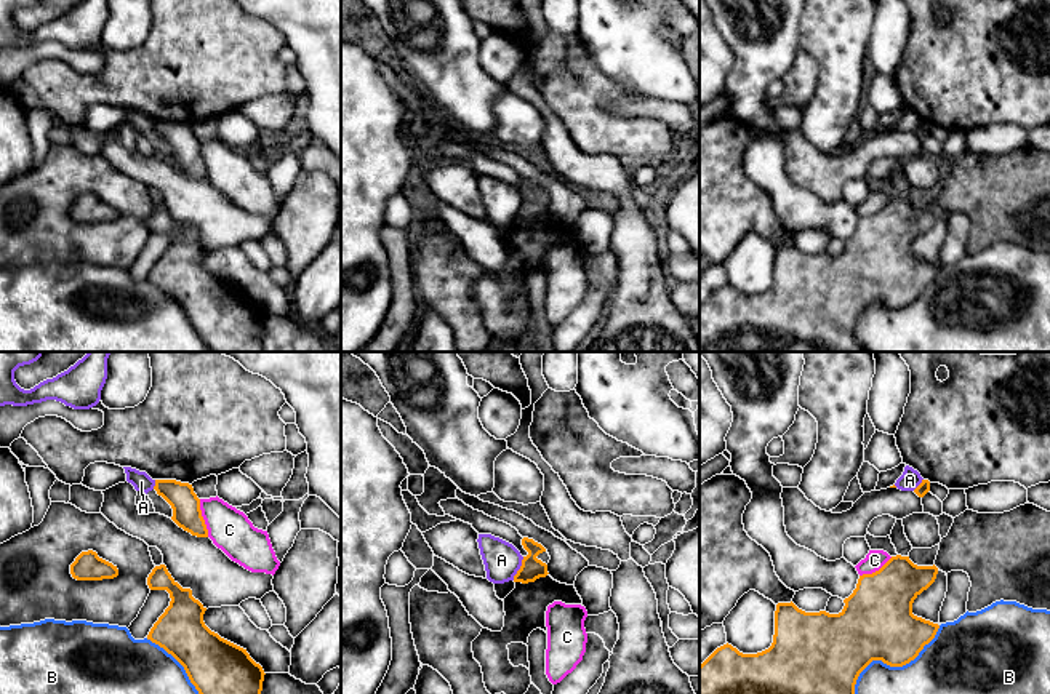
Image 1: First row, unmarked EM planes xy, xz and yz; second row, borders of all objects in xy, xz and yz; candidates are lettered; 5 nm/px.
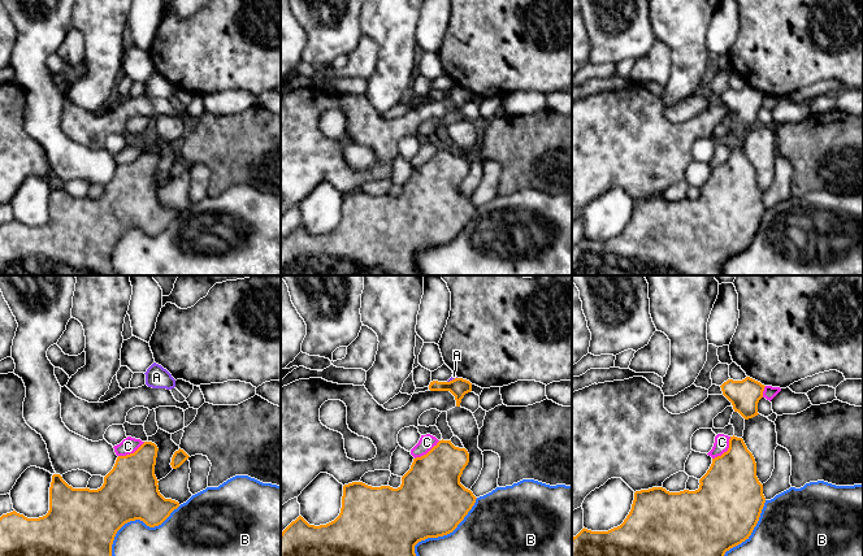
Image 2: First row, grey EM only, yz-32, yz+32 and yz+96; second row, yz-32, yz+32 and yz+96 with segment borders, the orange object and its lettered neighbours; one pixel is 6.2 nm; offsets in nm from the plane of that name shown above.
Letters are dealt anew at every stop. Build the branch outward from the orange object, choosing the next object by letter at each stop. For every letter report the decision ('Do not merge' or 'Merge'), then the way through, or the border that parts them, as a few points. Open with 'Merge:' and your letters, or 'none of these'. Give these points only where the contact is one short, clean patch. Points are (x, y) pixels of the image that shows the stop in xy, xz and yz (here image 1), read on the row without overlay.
Merge: none of these
A: Do not merge. Boundary: xz (524, 199), (512, 221)
B: Do not merge
C: Do not merge

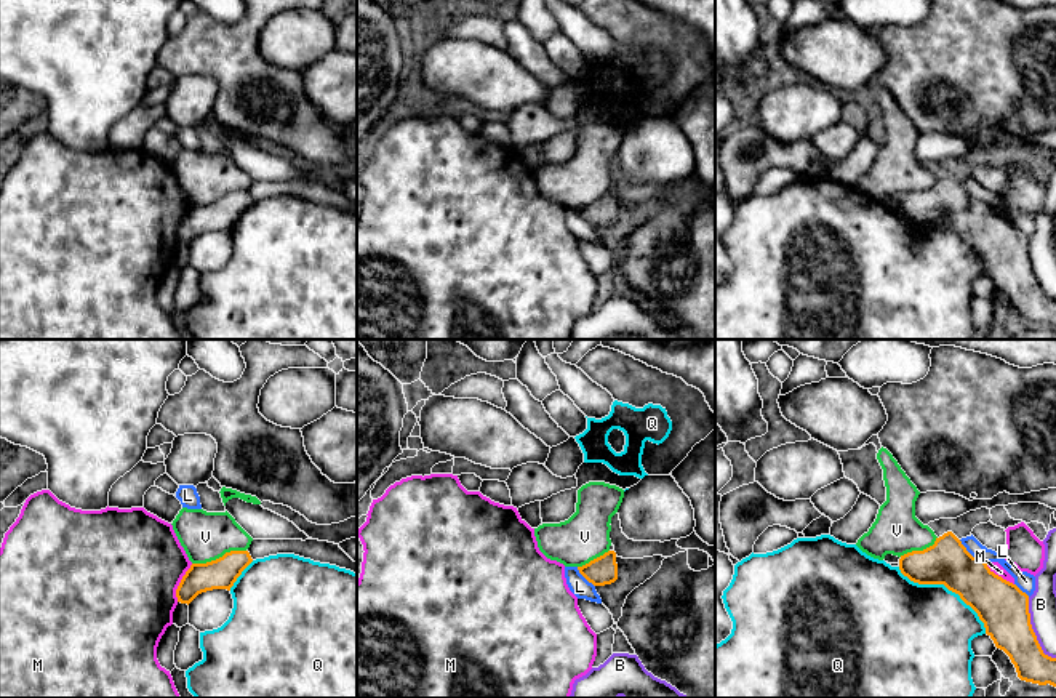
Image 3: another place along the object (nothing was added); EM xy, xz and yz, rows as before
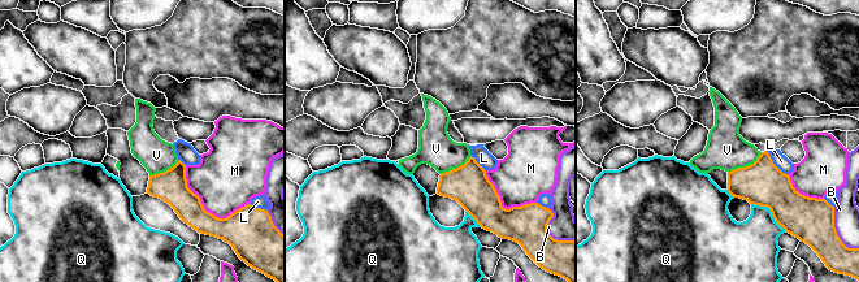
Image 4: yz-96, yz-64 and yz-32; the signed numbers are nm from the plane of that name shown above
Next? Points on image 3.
Merge: none of these
B: Do not merge
L: Do not merge
M: Do not merge
Q: Do not merge
V: Do not merge. Boundary: xy (245, 191), (231, 191), (215, 200), (192, 205)

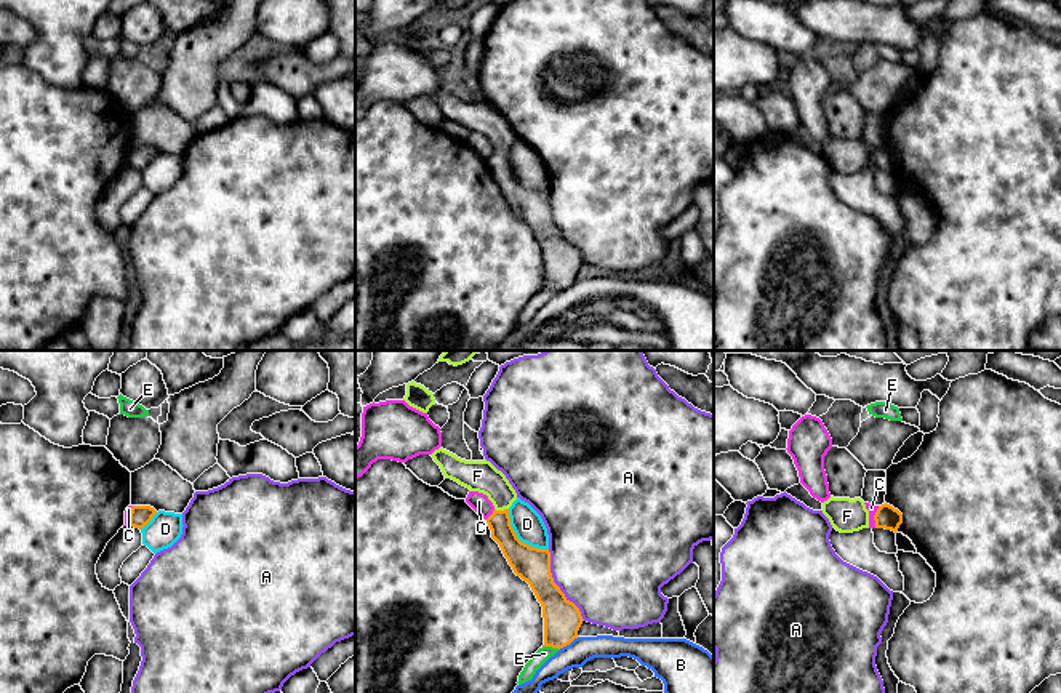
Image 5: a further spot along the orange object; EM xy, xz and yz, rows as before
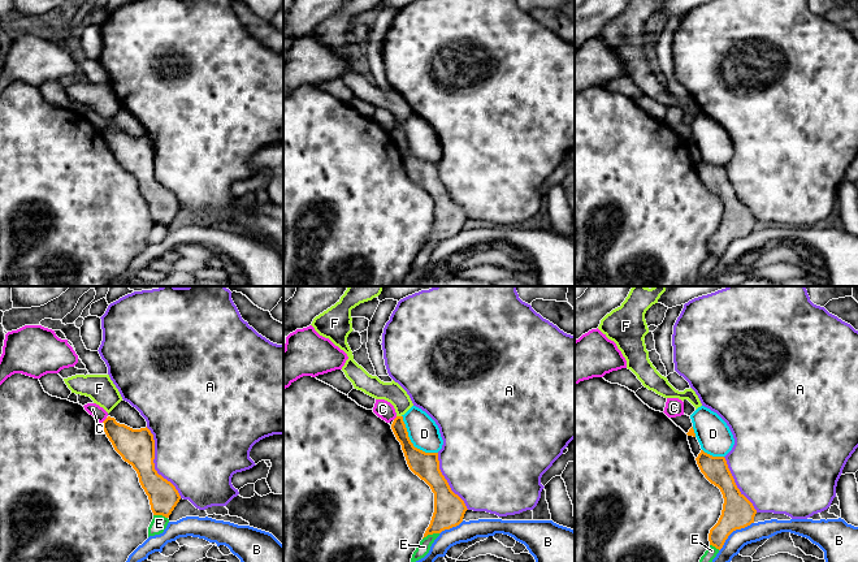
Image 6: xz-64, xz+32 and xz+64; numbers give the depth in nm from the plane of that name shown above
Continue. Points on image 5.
Merge: F
A: Do not merge
B: Do not merge
C: Do not merge. Boundary: yz (879, 148), (874, 157), (874, 168)
D: Do not merge
E: Do not merge
F: Merge

